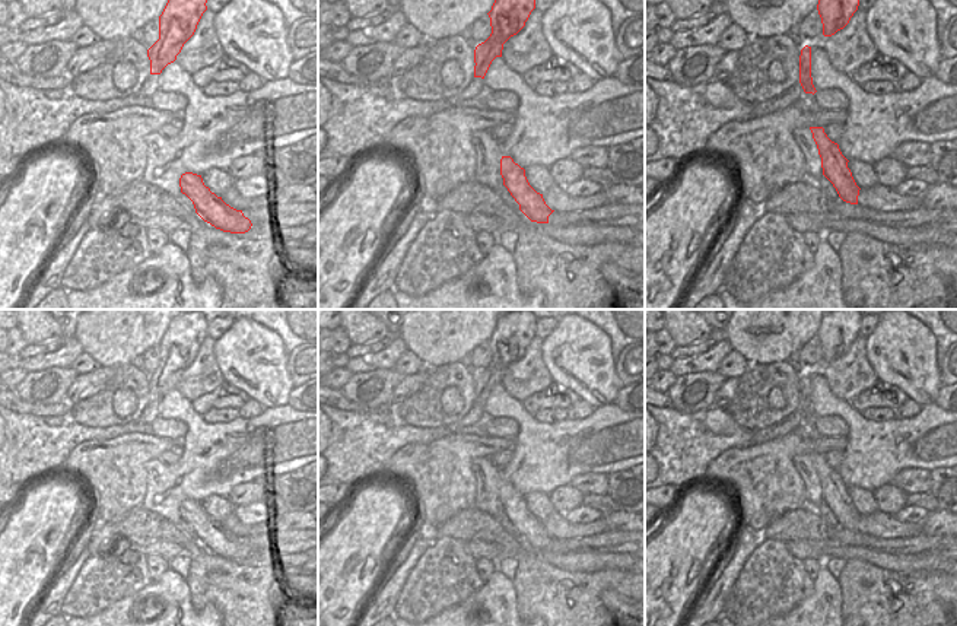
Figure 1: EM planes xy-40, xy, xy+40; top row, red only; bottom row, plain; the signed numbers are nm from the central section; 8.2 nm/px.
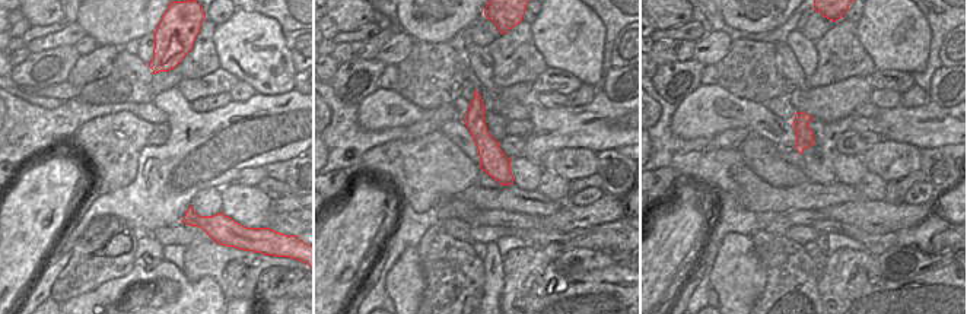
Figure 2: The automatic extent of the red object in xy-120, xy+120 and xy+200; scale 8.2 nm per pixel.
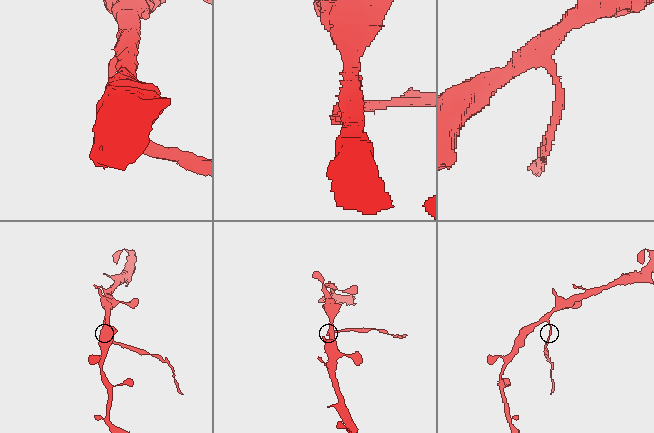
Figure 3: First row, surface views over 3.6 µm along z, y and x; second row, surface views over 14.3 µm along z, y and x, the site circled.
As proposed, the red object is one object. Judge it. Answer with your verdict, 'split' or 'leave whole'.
split

